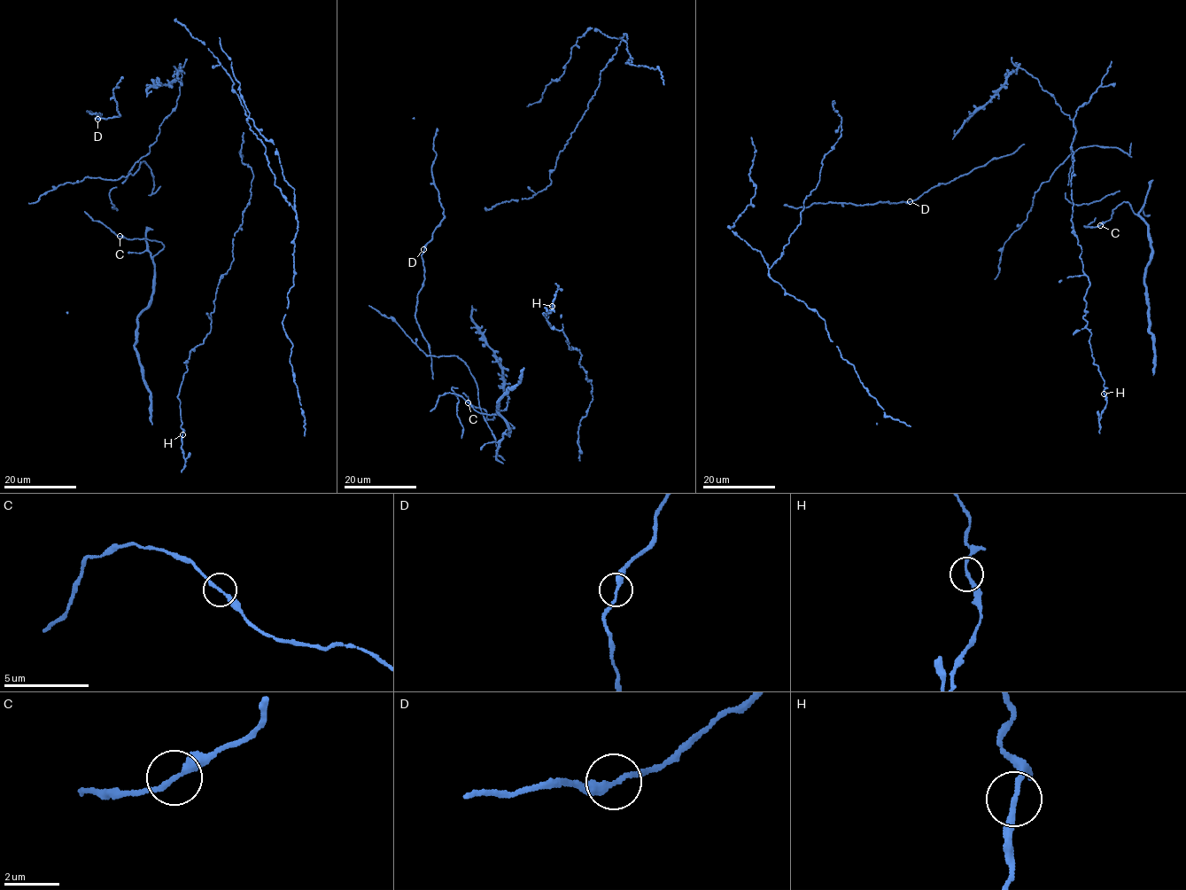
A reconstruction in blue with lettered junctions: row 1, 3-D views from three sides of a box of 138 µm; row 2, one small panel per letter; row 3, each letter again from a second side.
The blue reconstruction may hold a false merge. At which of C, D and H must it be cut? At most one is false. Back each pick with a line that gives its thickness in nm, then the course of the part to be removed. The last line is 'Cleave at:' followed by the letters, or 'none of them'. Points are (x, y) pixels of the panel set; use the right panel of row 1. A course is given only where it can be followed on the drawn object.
Cleave at: none of them

